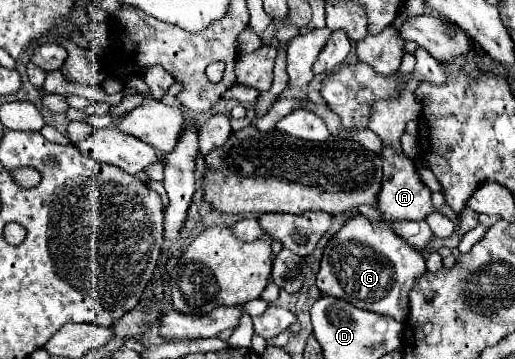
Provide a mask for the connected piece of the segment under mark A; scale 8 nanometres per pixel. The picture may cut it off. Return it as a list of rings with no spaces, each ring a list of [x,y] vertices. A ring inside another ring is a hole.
[[[383,146],[383,186],[377,198],[377,208],[385,220],[425,220],[427,214],[435,212],[431,202],[431,190],[421,182],[417,168],[405,156],[395,152],[391,146]]]

